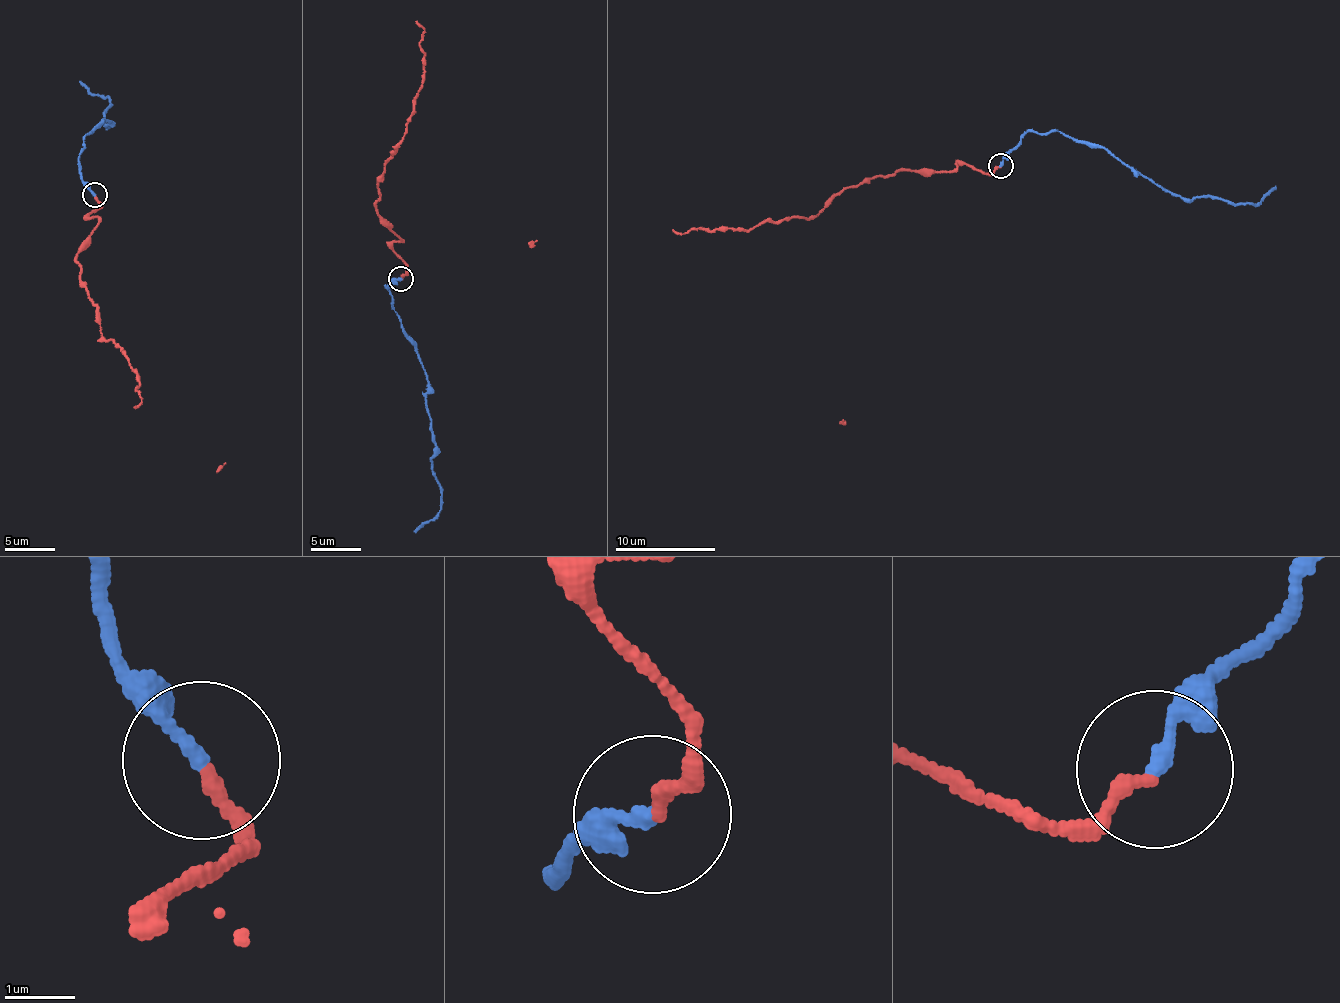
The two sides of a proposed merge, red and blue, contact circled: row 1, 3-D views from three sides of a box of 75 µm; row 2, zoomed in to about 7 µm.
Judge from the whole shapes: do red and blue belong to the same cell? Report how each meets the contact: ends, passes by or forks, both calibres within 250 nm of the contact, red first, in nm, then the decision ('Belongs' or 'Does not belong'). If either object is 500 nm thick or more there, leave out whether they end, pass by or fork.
At the ring red ends. At the ring blue ends. Thickness 190 nm (red) against 190 nm. Does not belong

